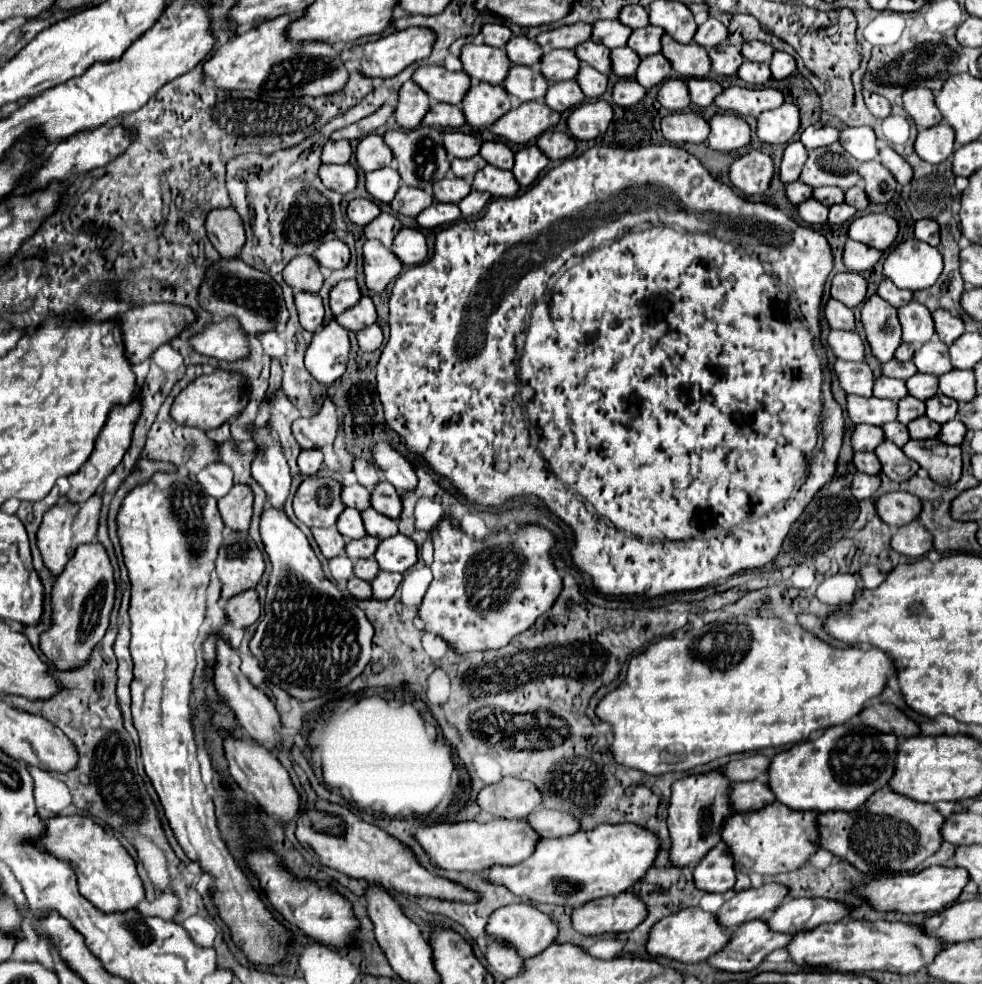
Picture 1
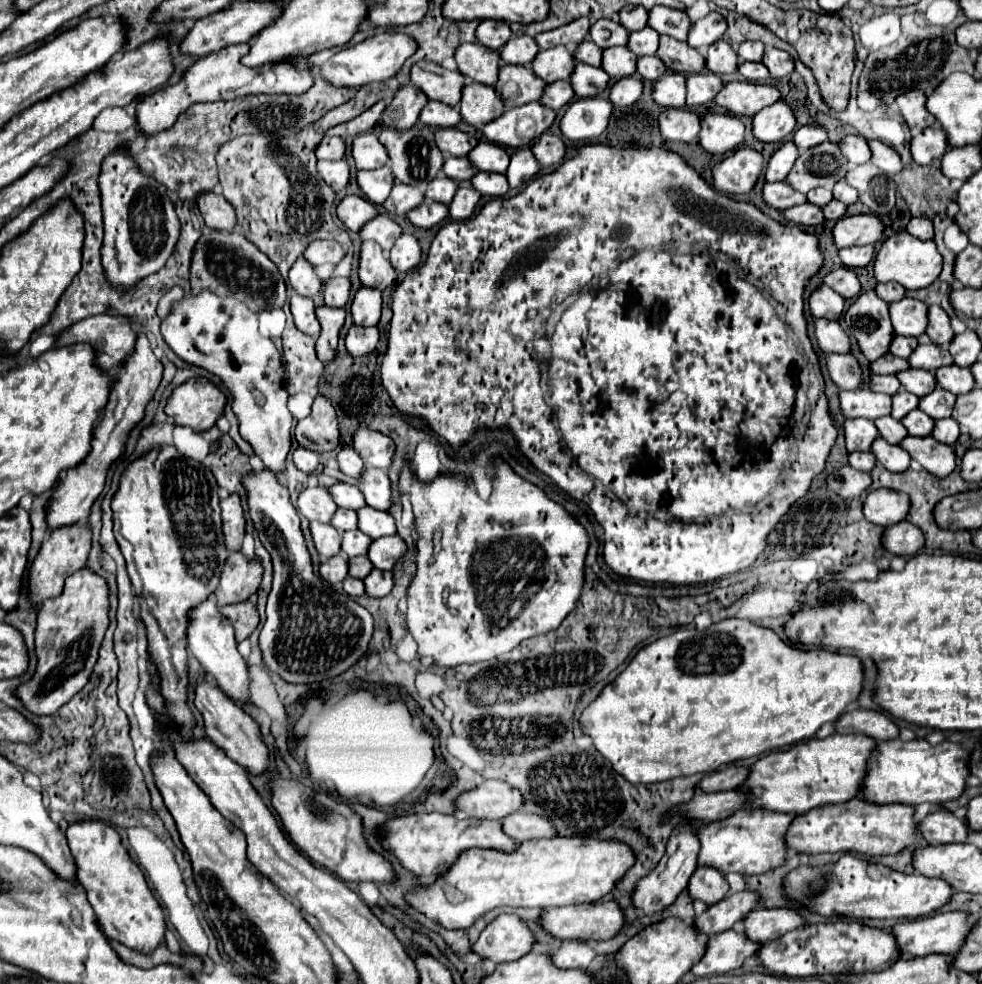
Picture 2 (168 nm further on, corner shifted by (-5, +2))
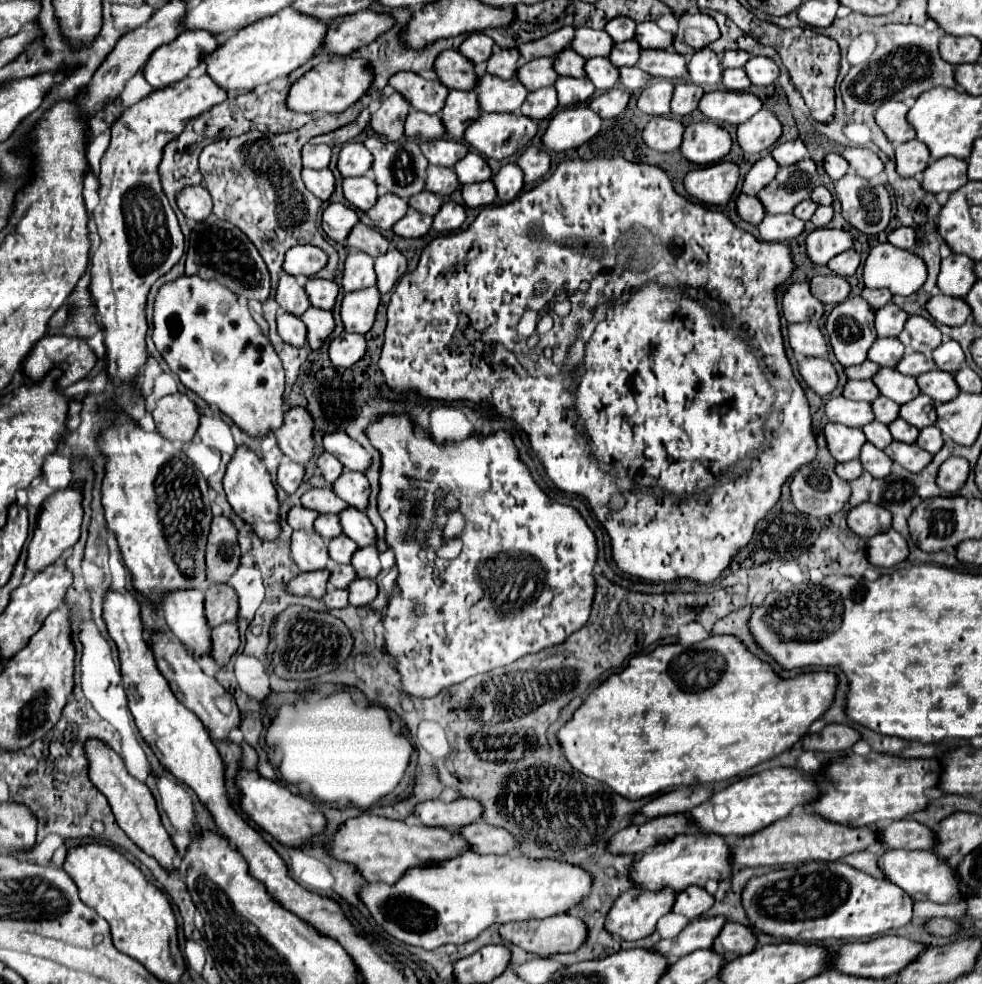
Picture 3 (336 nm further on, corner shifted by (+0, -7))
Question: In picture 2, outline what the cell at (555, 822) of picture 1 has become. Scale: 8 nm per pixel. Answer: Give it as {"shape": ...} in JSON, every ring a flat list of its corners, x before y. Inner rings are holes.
{"shape":[[515,812,505,816,501,820,501,828,509,838,513,838,519,844,535,838,555,836,555,830,551,830,551,822,543,820,543,816,539,814,527,814,527,812]]}

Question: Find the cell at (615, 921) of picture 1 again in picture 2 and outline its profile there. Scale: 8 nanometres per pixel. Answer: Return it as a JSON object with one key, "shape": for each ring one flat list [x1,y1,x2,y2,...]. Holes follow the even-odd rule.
{"shape":[[595,902,595,904,583,904,583,906,565,906,565,908,551,908,545,910,543,916,537,918,539,926,561,940,607,940,613,938,619,932,619,926,623,924,623,910,615,908,615,902]]}

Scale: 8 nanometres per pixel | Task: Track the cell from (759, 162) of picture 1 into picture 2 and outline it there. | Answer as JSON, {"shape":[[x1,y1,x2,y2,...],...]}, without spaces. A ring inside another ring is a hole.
{"shape":[[739,148,729,158,713,166,713,188,723,194,747,194,763,166,763,156,751,148]]}

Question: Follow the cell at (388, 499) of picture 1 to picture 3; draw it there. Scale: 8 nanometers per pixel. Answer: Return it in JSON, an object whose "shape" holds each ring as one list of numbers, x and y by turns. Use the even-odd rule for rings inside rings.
{"shape":[[346,471,334,481,334,493,344,499,348,505,366,511,368,497,370,497,370,483,364,473]]}

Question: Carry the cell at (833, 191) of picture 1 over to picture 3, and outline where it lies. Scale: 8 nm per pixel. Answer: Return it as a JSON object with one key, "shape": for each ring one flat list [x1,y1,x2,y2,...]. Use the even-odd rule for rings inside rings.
{"shape":[[806,199,806,201,802,201,802,203,798,203,798,207,794,207,794,215,798,215,798,219,802,219,802,221,810,221,810,217,814,215,814,211,816,211,816,203,812,201,812,199]]}

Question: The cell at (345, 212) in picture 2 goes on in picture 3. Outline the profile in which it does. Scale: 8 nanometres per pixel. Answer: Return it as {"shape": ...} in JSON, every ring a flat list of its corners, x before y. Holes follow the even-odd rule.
{"shape":[[330,203,322,213,324,233,338,243,346,241,350,227,354,227,358,221,360,219,358,219,356,211,350,205,342,205,342,203]]}

